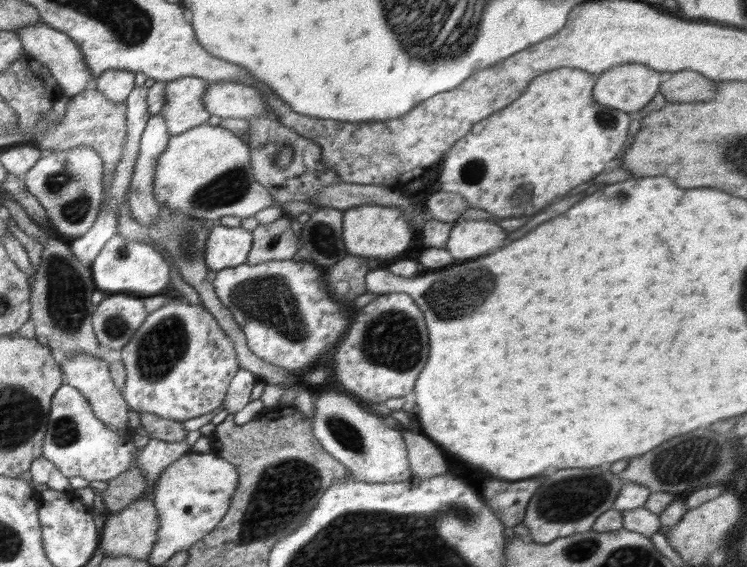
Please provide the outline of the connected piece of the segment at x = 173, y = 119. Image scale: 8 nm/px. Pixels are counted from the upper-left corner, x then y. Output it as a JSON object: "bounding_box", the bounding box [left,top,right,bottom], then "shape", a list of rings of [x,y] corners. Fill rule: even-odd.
{"bounding_box":[160,76,213,134],"shape":[[[187,76],[166,83],[166,102],[160,114],[166,120],[168,134],[180,134],[213,120],[203,106],[204,93],[206,81],[203,78]]]}

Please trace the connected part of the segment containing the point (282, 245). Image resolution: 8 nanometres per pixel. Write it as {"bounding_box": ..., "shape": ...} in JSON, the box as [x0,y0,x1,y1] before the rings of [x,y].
{"bounding_box":[247,215,299,266],"shape":[[[286,215],[270,224],[259,224],[252,230],[253,243],[247,256],[250,266],[273,260],[290,260],[299,251],[298,237]]]}

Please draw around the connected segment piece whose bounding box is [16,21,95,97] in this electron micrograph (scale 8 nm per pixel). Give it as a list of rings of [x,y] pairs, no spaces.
[[[36,21],[18,29],[18,38],[26,50],[26,55],[36,59],[50,70],[52,77],[56,78],[58,85],[62,88],[65,96],[76,96],[84,91],[88,82],[95,80],[86,68],[86,62],[82,58],[82,50],[76,46],[76,43],[68,34],[48,26],[44,21]]]

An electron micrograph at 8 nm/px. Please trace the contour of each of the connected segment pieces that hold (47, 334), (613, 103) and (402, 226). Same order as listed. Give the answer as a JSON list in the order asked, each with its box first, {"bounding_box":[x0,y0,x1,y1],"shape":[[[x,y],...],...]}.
[{"bounding_box":[29,237,104,359],"shape":[[[62,237],[52,238],[50,243],[43,246],[40,254],[40,264],[32,280],[30,289],[31,314],[29,319],[36,325],[36,336],[46,340],[52,350],[62,350],[66,357],[78,352],[104,359],[100,345],[96,341],[92,327],[92,292],[95,287],[92,270],[80,262],[72,249],[70,242]]]},{"bounding_box":[593,63,667,114],"shape":[[[622,63],[597,76],[593,88],[593,97],[598,104],[605,107],[620,109],[629,114],[636,113],[645,108],[652,98],[658,94],[660,85],[667,76],[667,73],[654,70],[642,63]]]},{"bounding_box":[342,204,413,260],"shape":[[[362,204],[343,211],[342,234],[346,250],[358,257],[378,258],[378,260],[396,260],[408,252],[412,242],[413,227],[398,206],[378,206]]]}]

